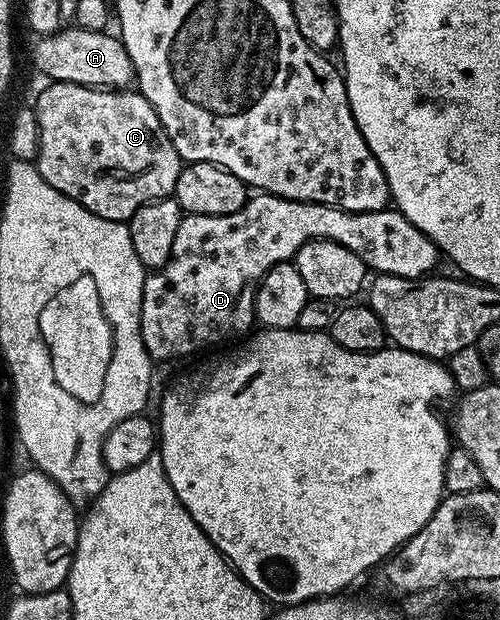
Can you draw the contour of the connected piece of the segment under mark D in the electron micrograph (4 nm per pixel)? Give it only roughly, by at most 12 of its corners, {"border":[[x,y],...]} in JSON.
{"border":[[257,192],[185,214],[146,273],[160,364],[244,339],[254,287],[312,238],[424,278],[437,245],[395,208]]}

